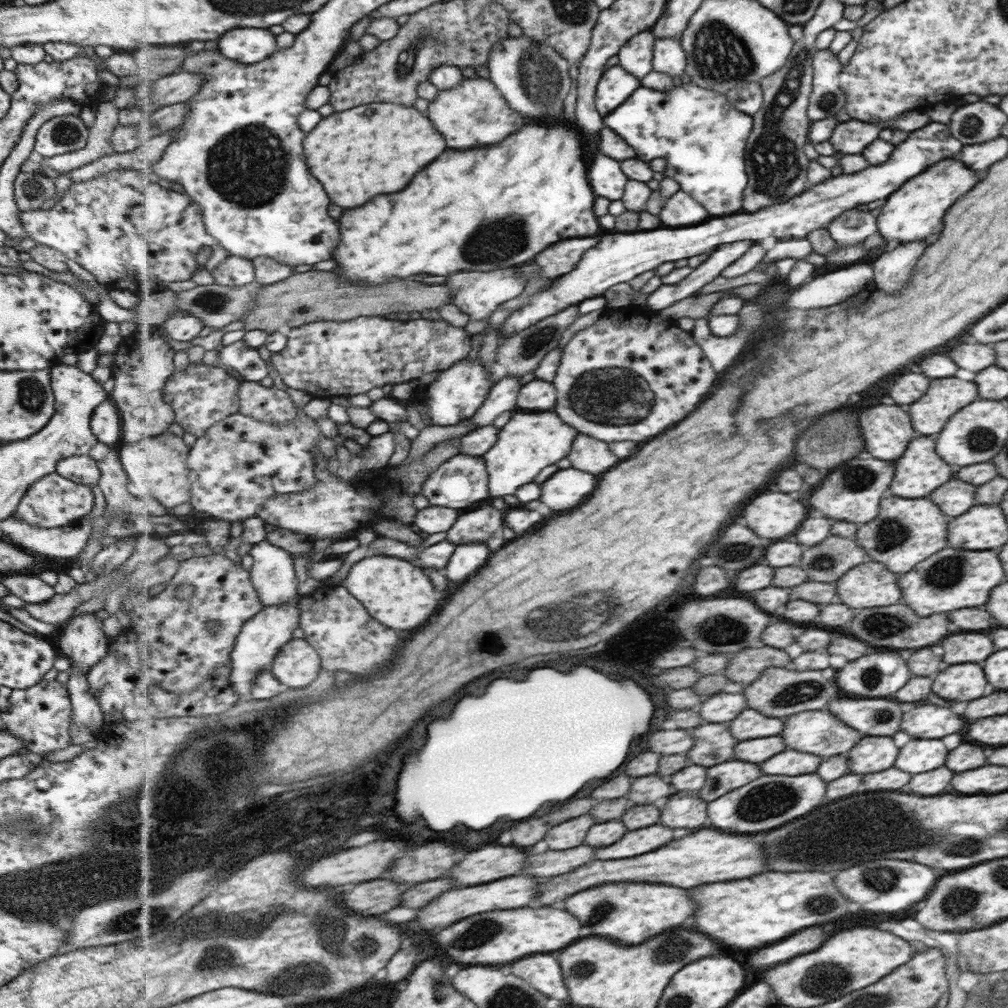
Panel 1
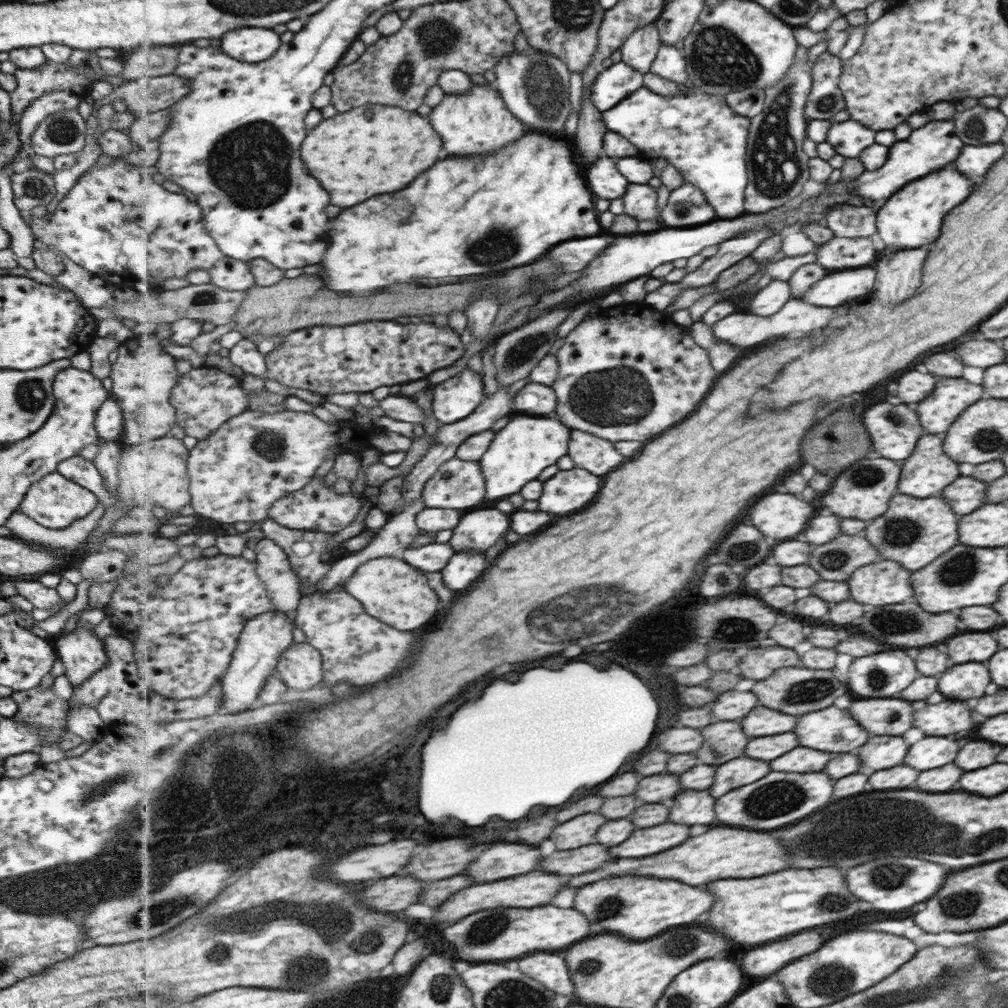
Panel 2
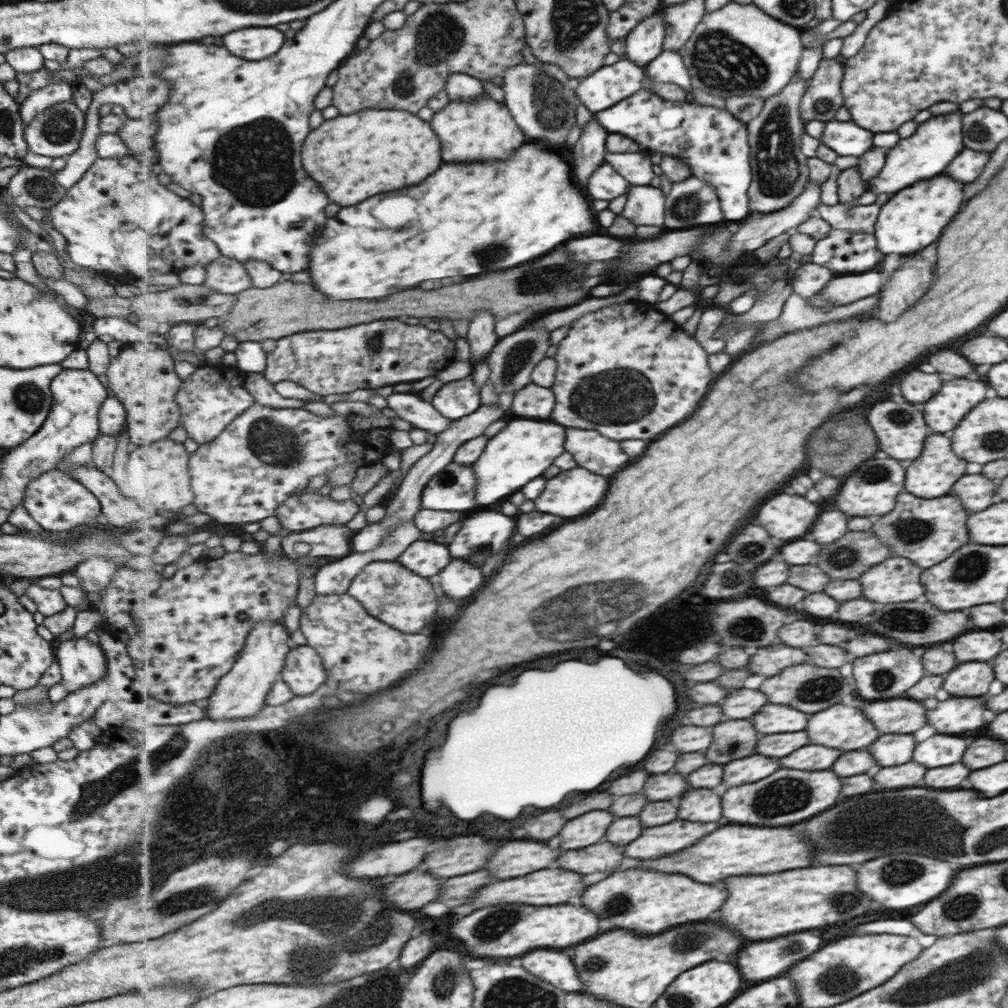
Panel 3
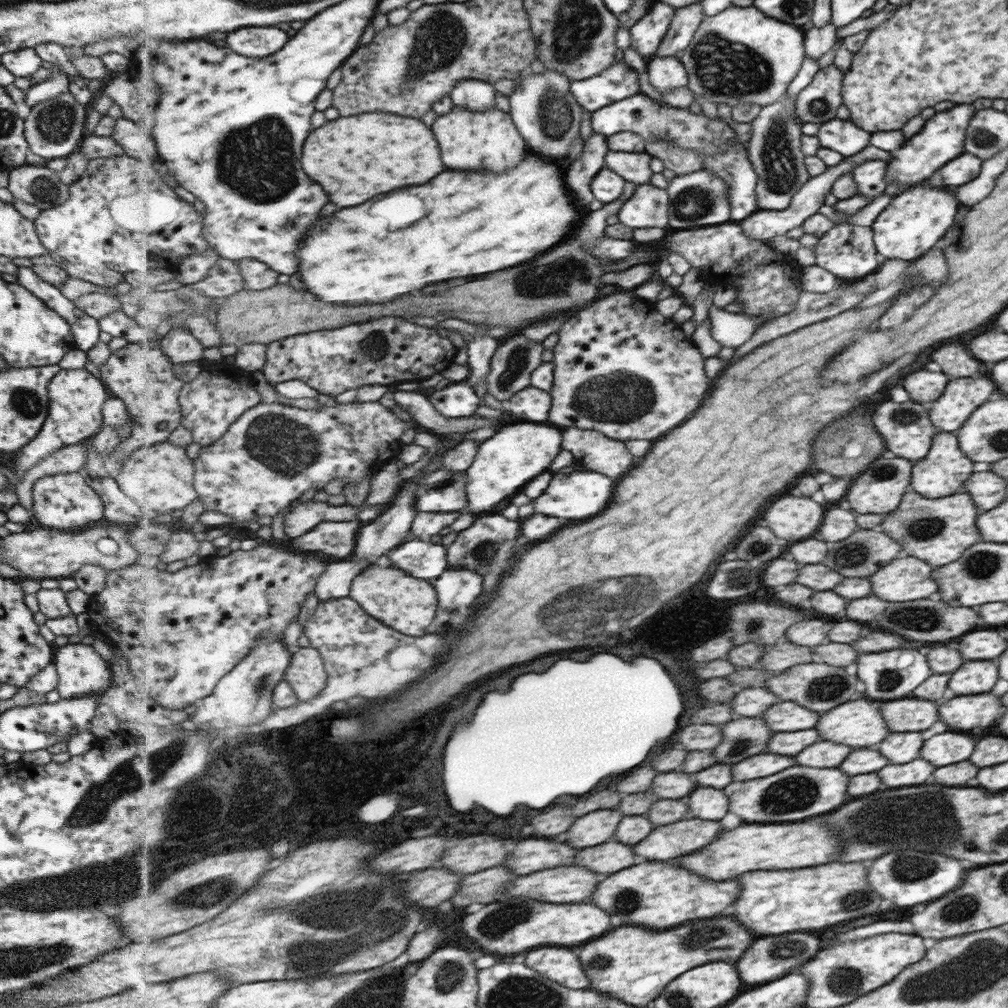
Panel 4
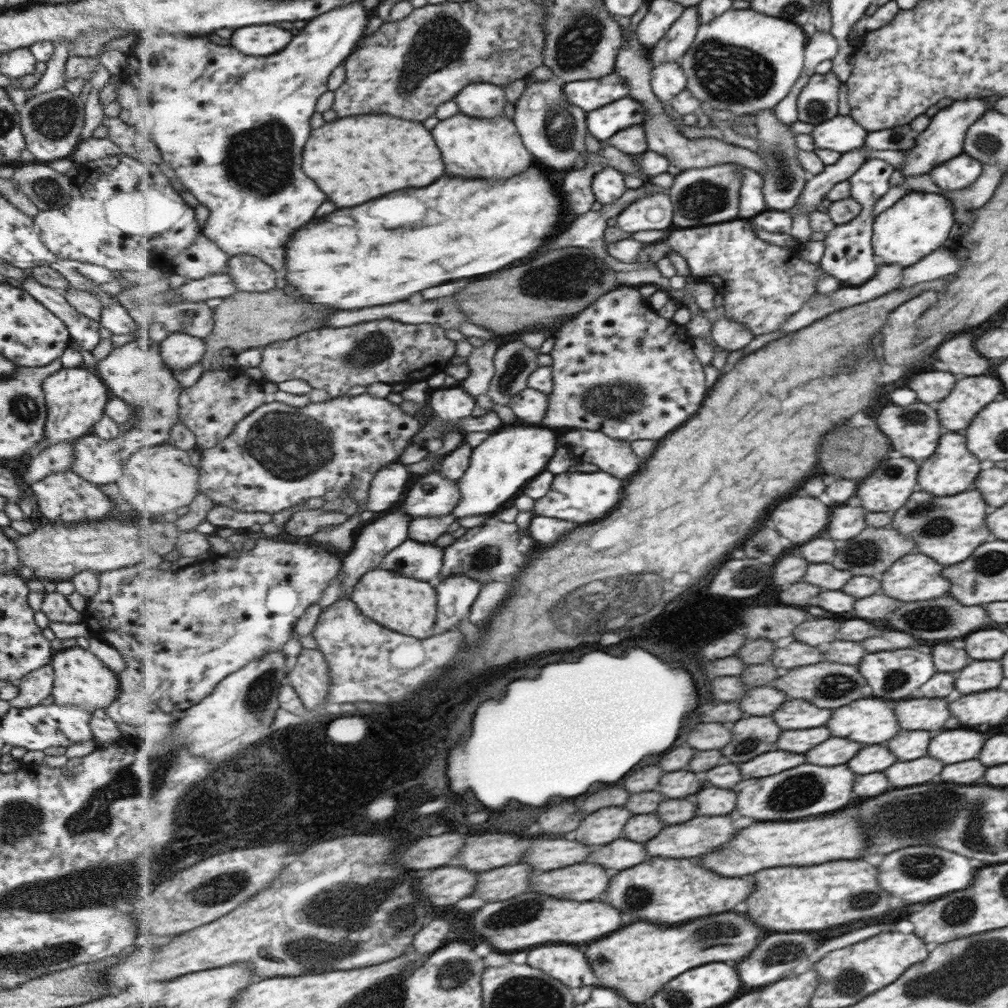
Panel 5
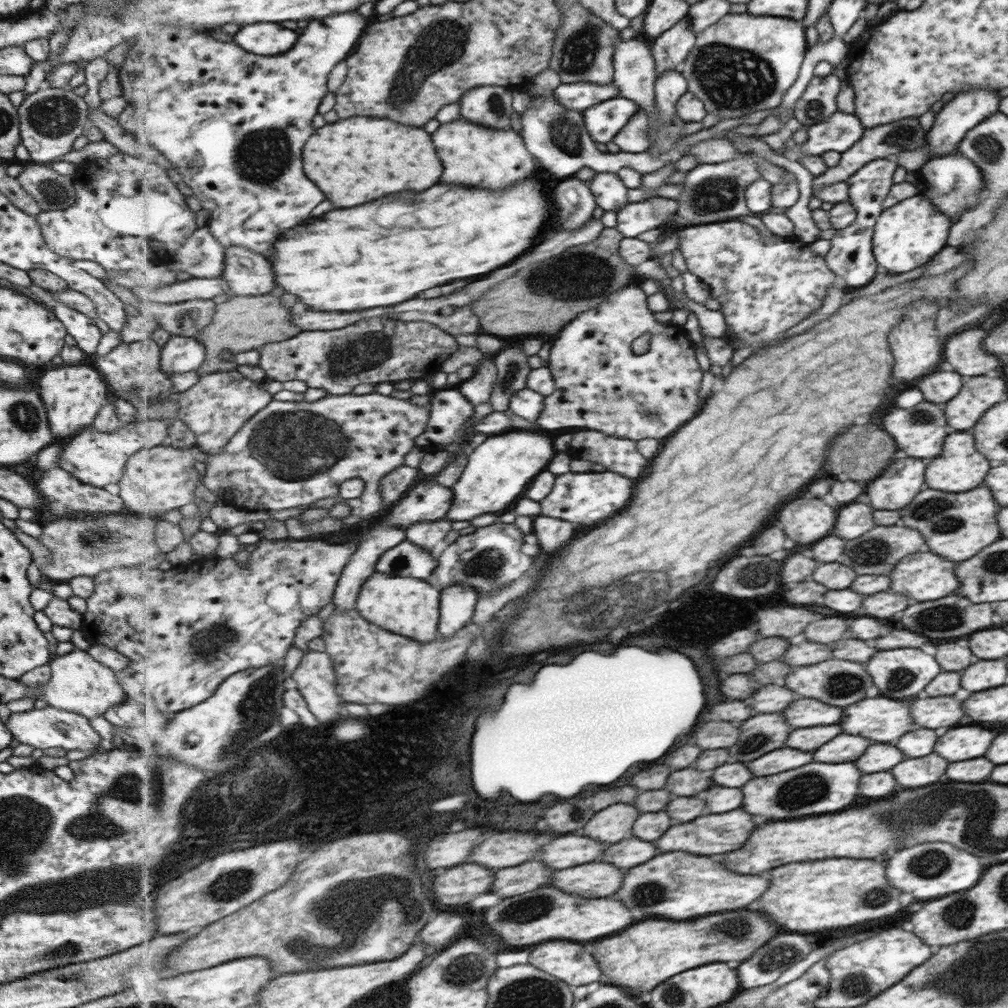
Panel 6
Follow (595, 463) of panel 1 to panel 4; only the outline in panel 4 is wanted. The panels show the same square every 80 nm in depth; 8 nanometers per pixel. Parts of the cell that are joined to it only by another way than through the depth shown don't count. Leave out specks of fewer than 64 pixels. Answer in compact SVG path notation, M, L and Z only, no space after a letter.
M565 430L565 450L573 452L587 468L609 474L609 478L621 478L635 466L635 456L627 450L625 442L615 442L598 430Z

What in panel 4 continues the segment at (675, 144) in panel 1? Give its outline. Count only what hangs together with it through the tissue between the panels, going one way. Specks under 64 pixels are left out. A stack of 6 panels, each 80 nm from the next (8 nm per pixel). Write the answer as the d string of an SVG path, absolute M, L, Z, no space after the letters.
M644 93L613 103L604 109L592 113L593 130L604 134L607 138L619 132L634 132L640 134L646 141L654 138L666 138L677 146L689 150L699 150L704 154L704 170L715 171L717 177L726 180L729 185L729 200L731 200L731 218L745 220L759 211L755 188L759 182L756 167L750 158L747 143L741 142L723 118L709 118L707 114L694 114L689 109L672 107L669 103L653 100Z

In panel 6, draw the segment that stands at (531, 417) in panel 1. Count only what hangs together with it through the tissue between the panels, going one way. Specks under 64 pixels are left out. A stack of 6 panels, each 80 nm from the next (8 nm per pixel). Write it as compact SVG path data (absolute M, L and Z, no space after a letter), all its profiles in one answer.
M509 432L491 438L470 451L470 457L461 478L452 486L456 494L454 505L446 519L473 520L481 514L501 512L511 508L531 486L555 456L553 438L547 432Z

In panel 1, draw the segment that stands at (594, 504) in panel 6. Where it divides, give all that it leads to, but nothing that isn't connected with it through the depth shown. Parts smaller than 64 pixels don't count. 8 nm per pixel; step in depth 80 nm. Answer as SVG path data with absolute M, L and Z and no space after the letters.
M577 468L559 470L549 482L543 484L541 500L557 512L571 510L591 496L591 492L597 488L597 482L597 476Z

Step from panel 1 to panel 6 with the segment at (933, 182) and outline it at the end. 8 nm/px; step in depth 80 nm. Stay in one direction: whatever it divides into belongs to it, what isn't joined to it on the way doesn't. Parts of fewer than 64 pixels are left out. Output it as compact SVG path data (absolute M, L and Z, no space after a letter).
M921 194L913 195L889 205L879 213L872 230L872 255L877 265L889 272L899 274L915 270L937 254L947 240L949 220Z

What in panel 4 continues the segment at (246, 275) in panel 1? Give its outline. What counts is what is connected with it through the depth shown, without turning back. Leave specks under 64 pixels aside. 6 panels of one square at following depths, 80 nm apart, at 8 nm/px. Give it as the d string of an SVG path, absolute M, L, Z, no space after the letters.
M221 257L205 280L189 286L207 296L225 299L245 289L245 283L238 261Z

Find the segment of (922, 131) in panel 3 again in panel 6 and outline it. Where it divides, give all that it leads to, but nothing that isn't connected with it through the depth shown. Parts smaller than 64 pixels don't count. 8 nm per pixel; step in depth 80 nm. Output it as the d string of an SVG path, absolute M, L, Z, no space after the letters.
M963 90L957 96L954 95L944 105L939 105L939 110L934 114L931 127L926 132L924 148L930 152L929 159L951 155L957 149L965 133L969 129L975 128L981 121L996 113L998 102L1001 98L997 97L998 90Z

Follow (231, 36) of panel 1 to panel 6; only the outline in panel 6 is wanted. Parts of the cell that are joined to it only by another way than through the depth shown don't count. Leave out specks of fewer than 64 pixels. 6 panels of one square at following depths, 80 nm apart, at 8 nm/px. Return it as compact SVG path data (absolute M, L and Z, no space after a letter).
M257 24L245 26L235 32L235 42L253 54L261 56L275 56L291 50L299 38L295 30L283 28L281 24Z

